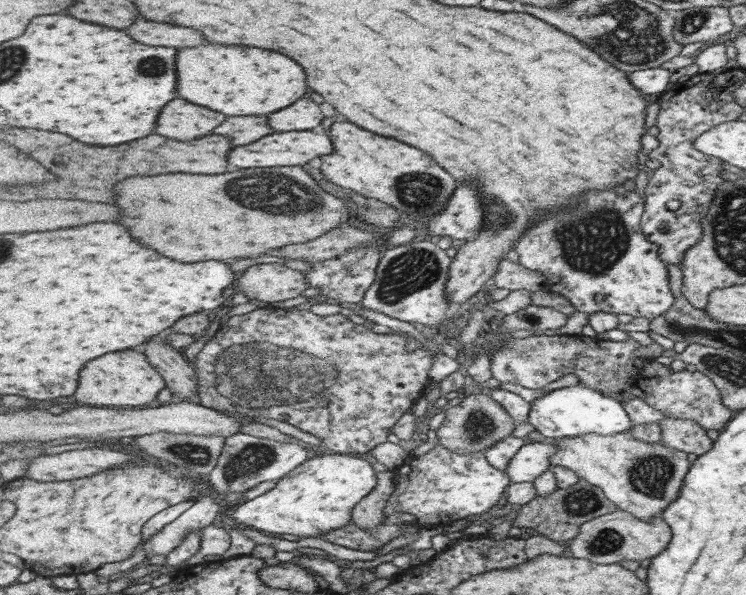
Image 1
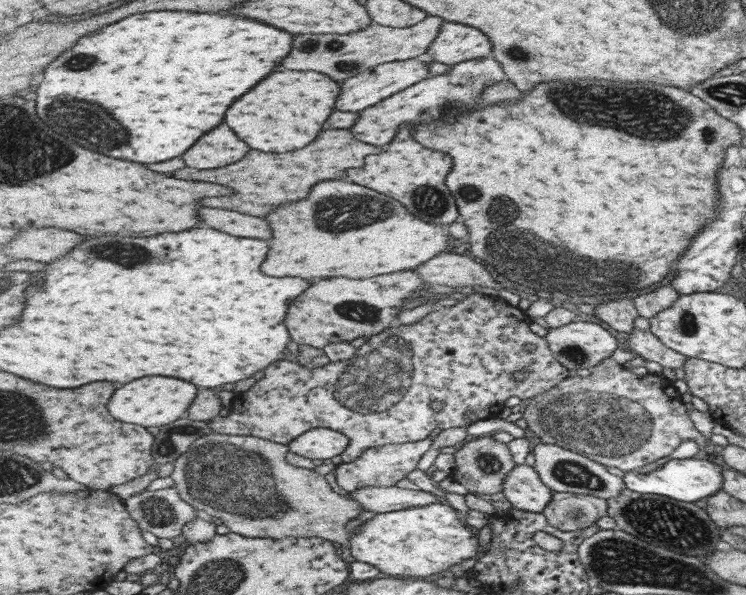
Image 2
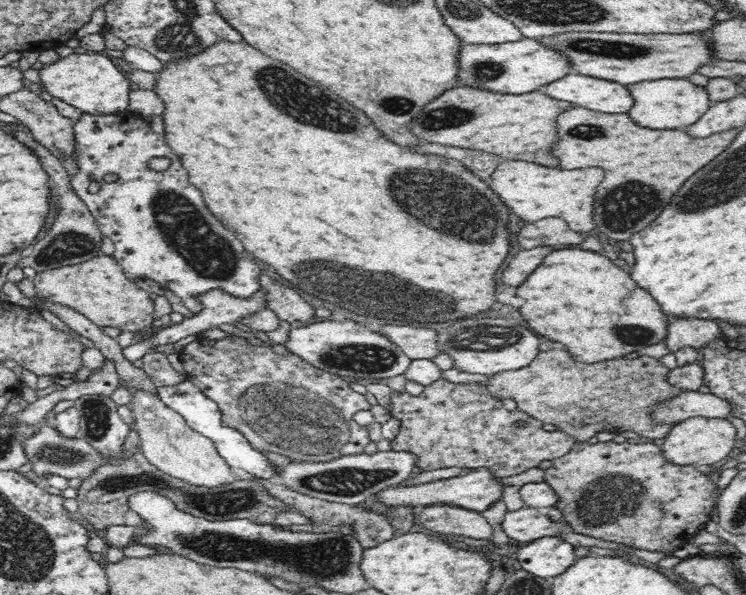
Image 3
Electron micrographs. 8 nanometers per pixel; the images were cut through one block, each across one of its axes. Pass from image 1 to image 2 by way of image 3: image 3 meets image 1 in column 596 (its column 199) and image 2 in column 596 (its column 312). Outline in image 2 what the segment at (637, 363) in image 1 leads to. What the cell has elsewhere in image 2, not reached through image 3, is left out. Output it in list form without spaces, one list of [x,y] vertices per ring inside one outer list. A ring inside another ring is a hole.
[[[611,357],[592,369],[590,375],[568,377],[545,395],[531,399],[522,412],[522,418],[535,438],[540,440],[533,444],[553,444],[578,450],[591,461],[600,462],[605,467],[615,467],[624,473],[638,470],[663,457],[673,456],[673,452],[677,452],[685,440],[693,440],[699,450],[706,446],[703,436],[693,424],[693,412],[689,412],[685,396],[677,391],[677,384],[663,374],[634,374]]]

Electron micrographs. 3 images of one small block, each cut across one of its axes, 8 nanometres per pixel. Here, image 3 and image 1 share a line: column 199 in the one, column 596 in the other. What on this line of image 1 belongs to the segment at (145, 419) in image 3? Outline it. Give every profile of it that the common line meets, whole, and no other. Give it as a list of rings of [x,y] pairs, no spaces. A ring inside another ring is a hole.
[[[627,431],[609,436],[589,433],[549,442],[557,446],[554,456],[550,457],[552,466],[573,470],[581,479],[600,487],[619,509],[650,522],[661,518],[665,509],[675,503],[691,469],[688,453],[672,449],[663,442],[639,440]]]

